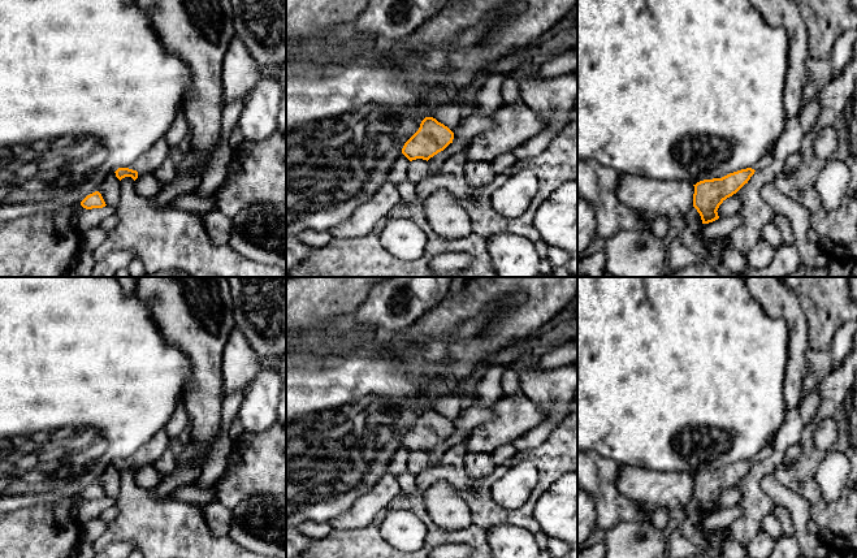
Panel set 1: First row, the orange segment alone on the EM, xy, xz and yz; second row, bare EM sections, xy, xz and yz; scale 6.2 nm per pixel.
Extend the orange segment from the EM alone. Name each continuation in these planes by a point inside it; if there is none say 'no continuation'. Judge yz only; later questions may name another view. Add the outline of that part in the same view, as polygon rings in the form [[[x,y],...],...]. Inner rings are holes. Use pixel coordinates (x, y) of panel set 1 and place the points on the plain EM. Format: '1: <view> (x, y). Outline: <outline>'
1: yz (766, 451). Outline: [[[774,438],[774,440],[775,440],[775,438]],[[772,440],[770,444],[767,444],[757,455],[754,455],[754,457],[752,458],[752,460],[759,462],[759,460],[770,457],[771,453],[772,453],[774,440]]]

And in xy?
1: xy (150, 453). Outline: [[[165,428],[160,429],[147,444],[140,446],[129,460],[137,462],[138,468],[151,464],[153,466],[170,446],[170,437]]]

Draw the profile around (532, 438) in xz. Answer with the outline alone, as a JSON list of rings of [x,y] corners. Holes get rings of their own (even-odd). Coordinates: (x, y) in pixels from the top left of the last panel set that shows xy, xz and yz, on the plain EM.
[[[542,419],[534,428],[514,440],[511,445],[519,450],[529,450],[540,446],[558,427],[558,421]]]

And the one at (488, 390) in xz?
[[[486,365],[480,380],[475,385],[475,394],[471,403],[477,406],[493,406],[502,395],[501,381],[510,365]]]

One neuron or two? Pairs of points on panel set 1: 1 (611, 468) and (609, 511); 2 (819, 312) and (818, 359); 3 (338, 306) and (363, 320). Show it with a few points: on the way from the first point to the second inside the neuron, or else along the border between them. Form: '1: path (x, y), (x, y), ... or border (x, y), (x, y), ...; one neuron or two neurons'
1: path (606, 479), (604, 501); one neuron
2: path (819, 324), (819, 347); one neuron
3: border (371, 290), (350, 318); two neurons

